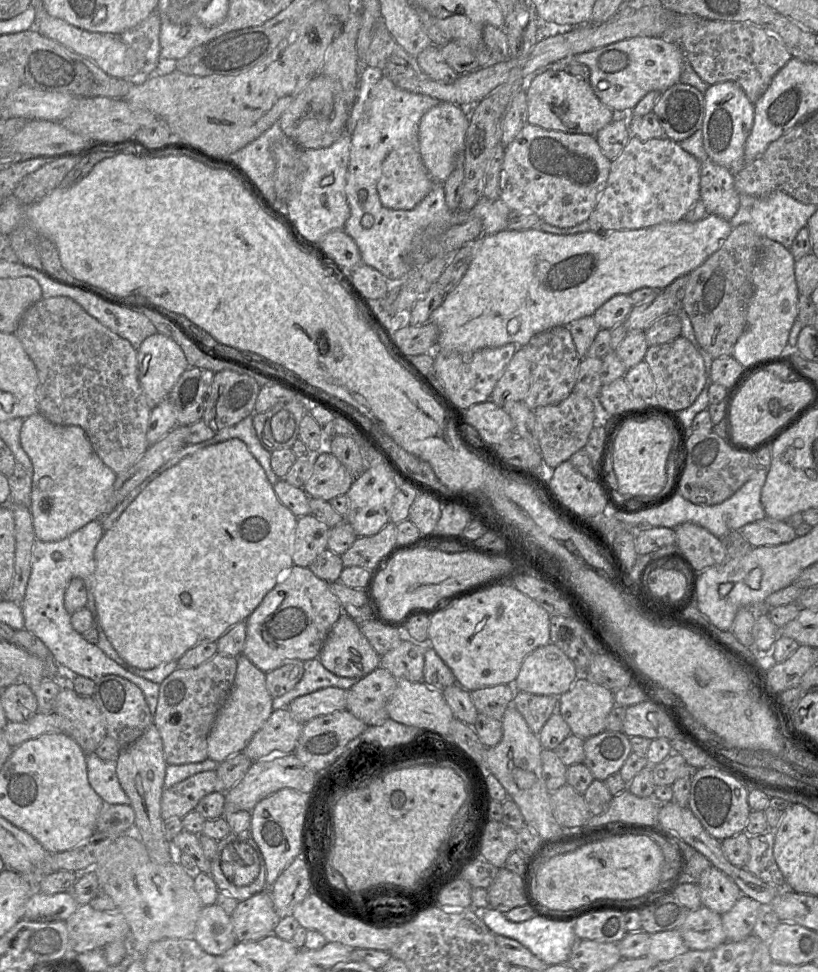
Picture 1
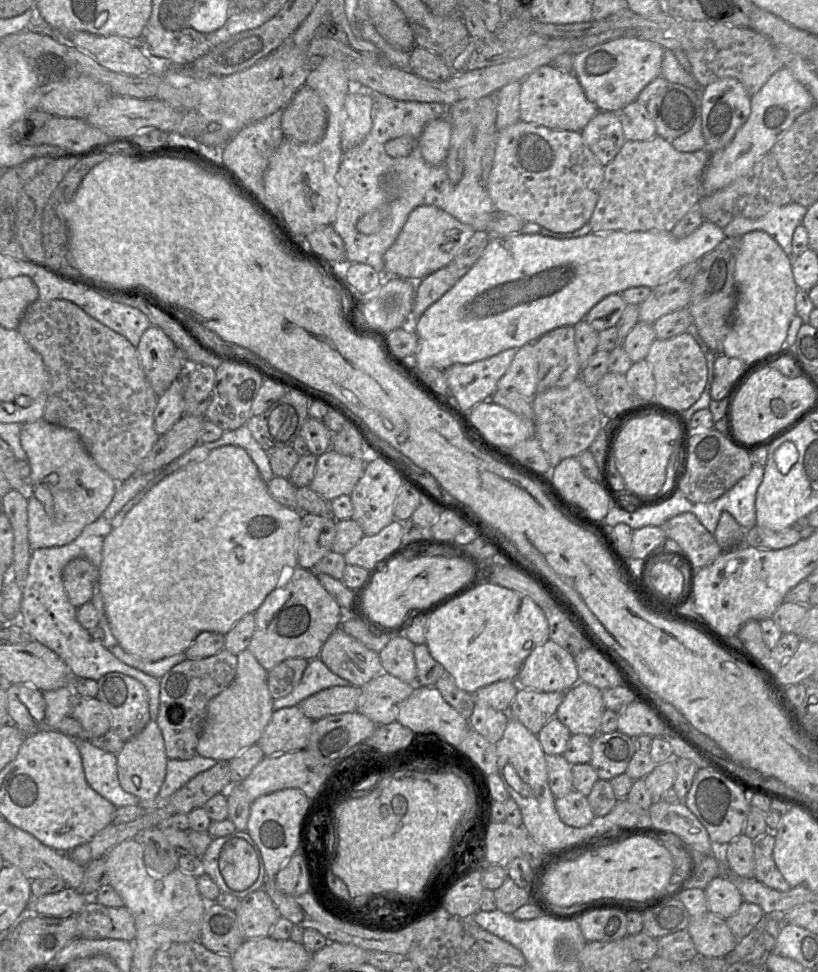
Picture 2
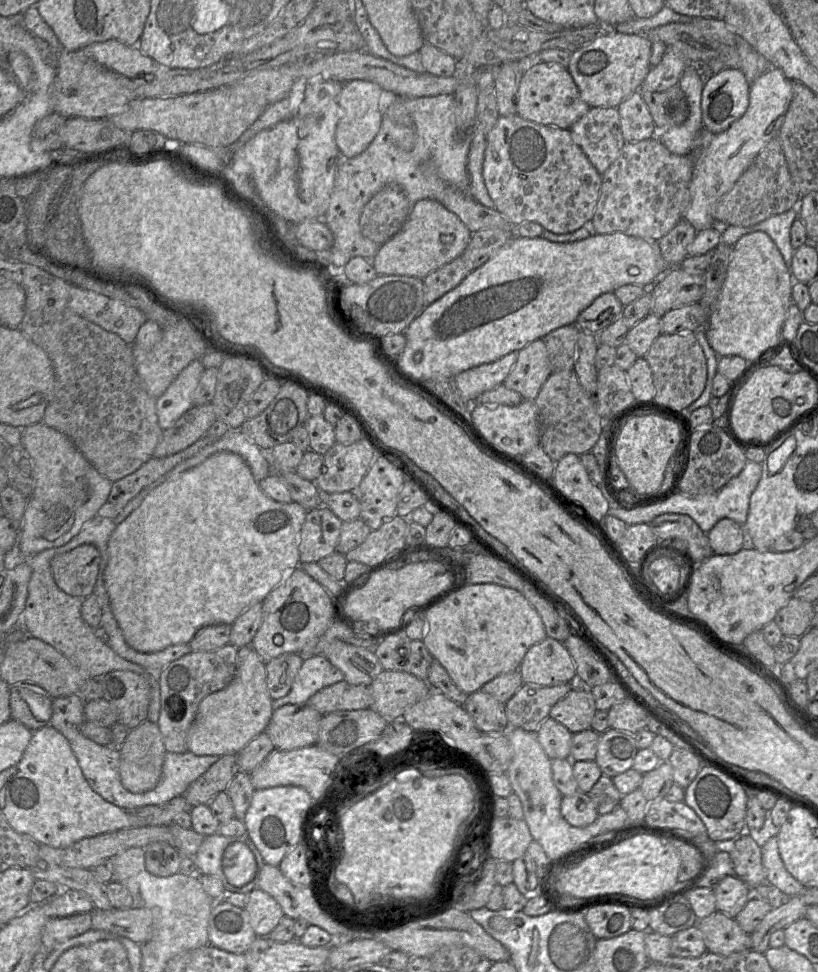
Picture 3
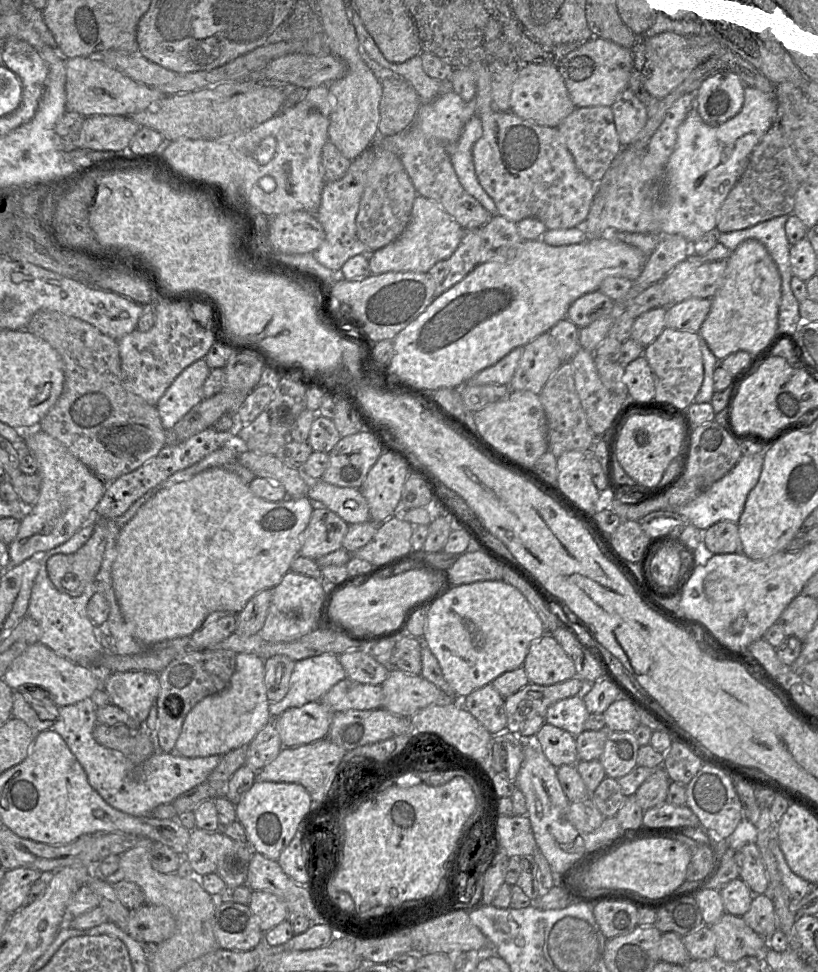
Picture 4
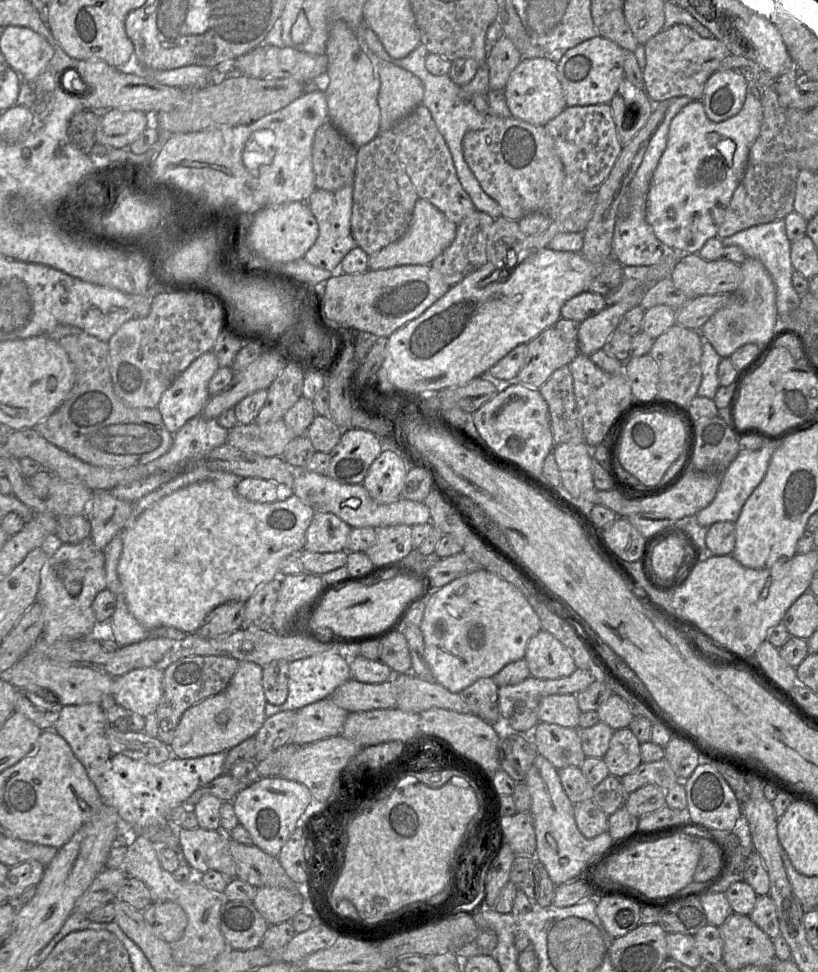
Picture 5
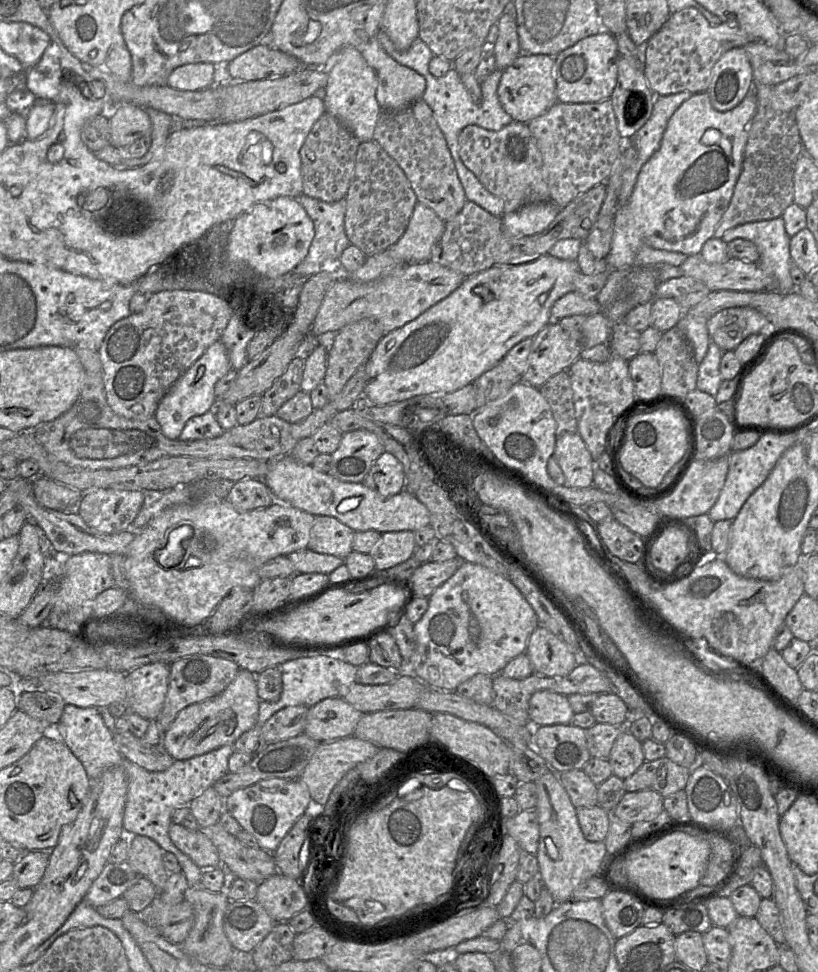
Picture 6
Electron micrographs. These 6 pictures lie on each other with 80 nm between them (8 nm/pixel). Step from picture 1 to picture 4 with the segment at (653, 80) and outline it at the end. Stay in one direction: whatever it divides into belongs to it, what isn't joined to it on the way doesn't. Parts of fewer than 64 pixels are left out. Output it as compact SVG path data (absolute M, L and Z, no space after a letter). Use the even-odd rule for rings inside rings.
M596 35L569 52L560 61L558 68L576 107L611 107L629 85L630 75L635 68L634 55L631 49Z

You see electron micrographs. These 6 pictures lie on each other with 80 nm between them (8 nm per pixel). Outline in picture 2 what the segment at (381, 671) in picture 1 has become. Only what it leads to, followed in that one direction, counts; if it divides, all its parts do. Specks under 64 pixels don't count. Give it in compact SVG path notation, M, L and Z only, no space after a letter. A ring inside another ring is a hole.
M382 672L361 687L357 711L376 725L393 723L399 704L412 694L415 685Z

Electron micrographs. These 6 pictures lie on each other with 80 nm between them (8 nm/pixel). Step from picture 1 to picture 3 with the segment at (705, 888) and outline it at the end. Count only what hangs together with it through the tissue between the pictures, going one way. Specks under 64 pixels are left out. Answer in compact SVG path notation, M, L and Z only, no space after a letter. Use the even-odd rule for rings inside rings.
M735 875L722 879L714 888L716 910L734 918L751 897L751 889Z

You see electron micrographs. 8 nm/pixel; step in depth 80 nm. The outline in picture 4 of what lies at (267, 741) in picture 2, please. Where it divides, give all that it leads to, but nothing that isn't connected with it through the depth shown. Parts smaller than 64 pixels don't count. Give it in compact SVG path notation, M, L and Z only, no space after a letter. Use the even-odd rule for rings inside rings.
M312 701L301 707L291 707L278 717L273 717L283 747L310 744L327 737L335 712L320 701Z

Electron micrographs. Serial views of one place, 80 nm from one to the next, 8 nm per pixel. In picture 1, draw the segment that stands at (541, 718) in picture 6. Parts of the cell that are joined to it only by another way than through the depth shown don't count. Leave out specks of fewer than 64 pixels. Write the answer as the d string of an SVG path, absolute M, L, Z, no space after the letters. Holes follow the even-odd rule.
M579 676L572 687L558 697L557 712L570 727L571 733L583 740L606 730L606 718L615 706L614 694L585 676Z

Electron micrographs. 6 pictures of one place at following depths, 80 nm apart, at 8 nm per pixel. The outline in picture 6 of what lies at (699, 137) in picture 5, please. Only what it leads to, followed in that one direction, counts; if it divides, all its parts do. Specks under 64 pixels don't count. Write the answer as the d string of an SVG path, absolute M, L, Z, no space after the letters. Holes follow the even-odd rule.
M753 89L734 109L727 112L719 112L714 109L707 92L695 93L679 106L668 121L658 150L655 151L642 165L628 201L616 208L613 219L611 248L606 257L606 262L610 270L618 270L634 266L637 252L644 245L655 249L680 252L685 255L700 255L704 243L713 237L715 229L728 208L732 198L736 182L742 170L744 150L748 139L748 127L753 116L755 115L756 109L757 98Z

